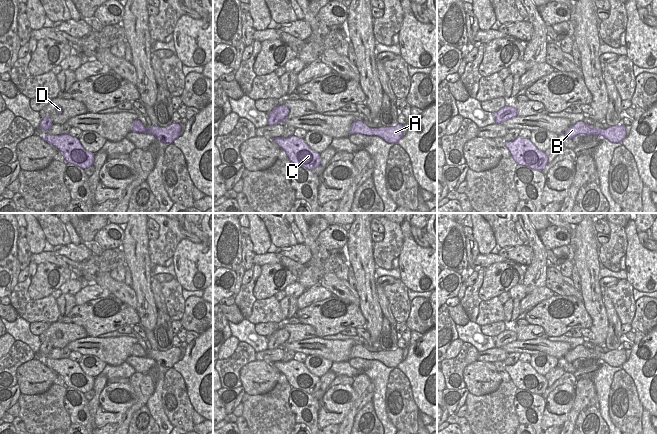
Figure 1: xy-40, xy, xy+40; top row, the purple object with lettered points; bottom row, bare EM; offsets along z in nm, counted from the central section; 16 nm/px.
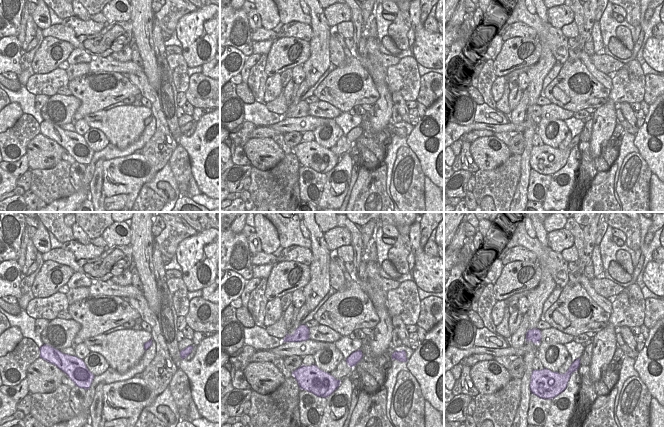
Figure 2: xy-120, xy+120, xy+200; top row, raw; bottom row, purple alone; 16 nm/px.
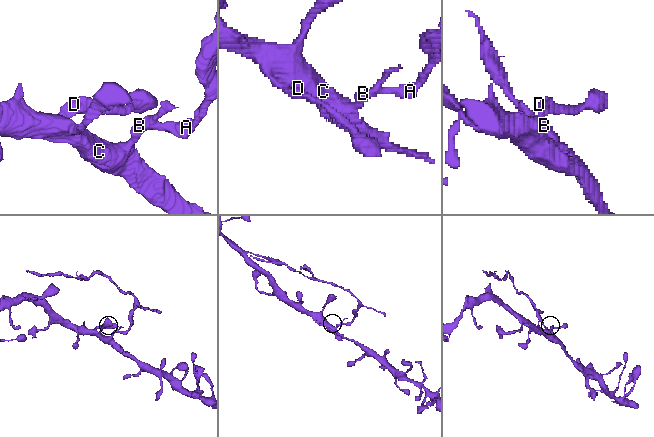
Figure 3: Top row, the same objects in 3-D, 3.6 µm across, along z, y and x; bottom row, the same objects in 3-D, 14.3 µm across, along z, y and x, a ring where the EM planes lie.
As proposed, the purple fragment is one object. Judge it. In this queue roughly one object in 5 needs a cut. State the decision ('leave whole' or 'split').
split

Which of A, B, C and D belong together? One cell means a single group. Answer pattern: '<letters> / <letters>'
A / B C D

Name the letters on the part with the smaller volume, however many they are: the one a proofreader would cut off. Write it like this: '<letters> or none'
A

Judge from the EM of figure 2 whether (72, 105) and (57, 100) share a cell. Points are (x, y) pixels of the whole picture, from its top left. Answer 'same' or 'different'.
same

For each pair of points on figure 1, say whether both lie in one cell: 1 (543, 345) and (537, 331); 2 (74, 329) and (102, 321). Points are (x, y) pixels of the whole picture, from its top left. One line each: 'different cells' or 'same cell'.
1: different cells
2: different cells

